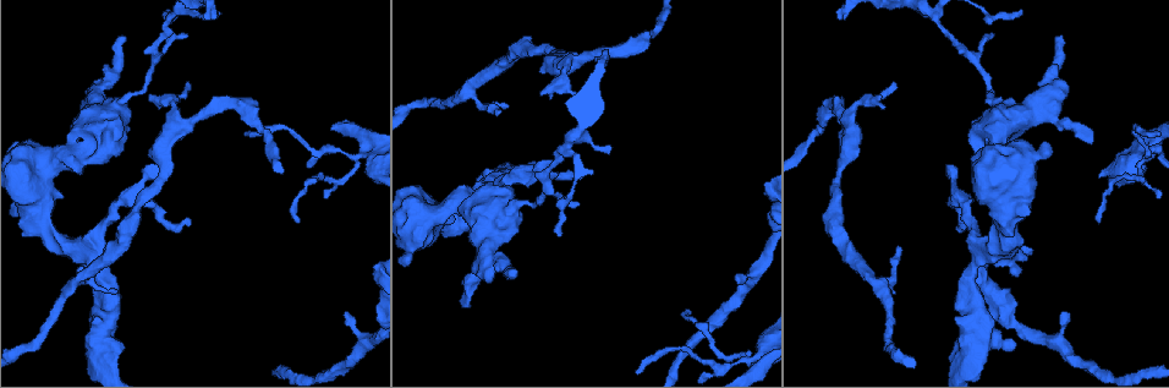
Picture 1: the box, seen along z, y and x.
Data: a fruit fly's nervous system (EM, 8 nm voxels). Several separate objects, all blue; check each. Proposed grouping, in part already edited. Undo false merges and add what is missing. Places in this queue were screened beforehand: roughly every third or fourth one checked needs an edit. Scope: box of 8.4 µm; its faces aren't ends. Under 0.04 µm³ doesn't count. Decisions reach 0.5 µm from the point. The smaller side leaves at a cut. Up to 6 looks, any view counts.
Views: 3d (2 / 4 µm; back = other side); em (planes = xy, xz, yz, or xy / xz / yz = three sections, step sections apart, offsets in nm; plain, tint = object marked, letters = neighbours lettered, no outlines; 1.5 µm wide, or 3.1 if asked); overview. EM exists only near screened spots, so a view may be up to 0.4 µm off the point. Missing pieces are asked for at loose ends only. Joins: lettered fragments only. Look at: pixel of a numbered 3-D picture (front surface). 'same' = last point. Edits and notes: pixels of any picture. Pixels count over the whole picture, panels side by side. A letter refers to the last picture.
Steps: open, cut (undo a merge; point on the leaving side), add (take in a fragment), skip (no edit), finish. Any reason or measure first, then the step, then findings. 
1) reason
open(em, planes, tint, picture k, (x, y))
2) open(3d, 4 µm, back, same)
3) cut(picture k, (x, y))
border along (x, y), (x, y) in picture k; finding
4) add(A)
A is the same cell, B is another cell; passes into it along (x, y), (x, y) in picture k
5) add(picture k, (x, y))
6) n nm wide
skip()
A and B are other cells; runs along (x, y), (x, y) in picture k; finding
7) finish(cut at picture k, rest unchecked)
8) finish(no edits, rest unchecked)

free end
open(em, planes, tint, picture 1, (542, 96))

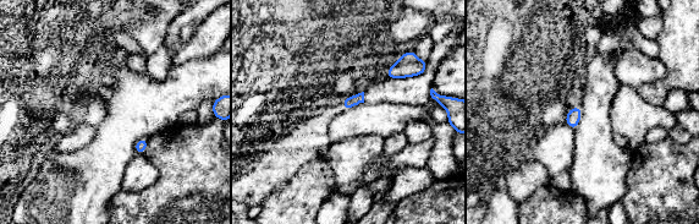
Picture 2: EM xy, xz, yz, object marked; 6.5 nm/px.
open(em, planes, letters, same)

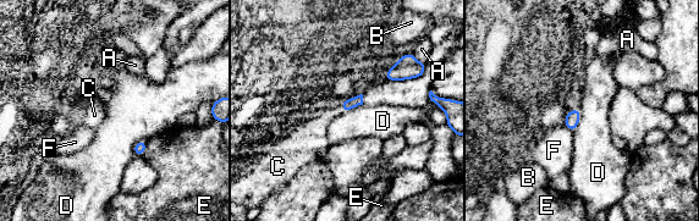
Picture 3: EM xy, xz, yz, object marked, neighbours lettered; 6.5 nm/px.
add(C)
C is the same cell, A, B, D, E and F are other cells; it goes on there

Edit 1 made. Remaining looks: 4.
calibre changes
open(em, yz, step 8, letters, picture 1, (509, 217))

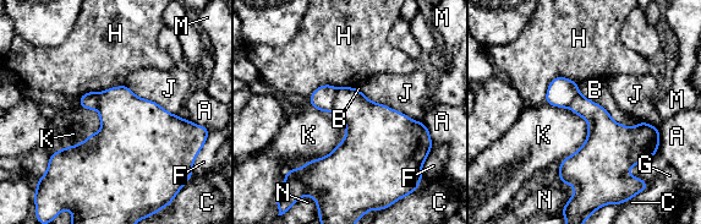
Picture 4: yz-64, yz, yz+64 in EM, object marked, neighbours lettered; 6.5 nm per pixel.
300 nm wide
cut(picture 4, (323, 97))
A, B, C, F, G, H, J, K, M and N are other cells; two neurons meet here

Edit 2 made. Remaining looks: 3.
open(overview)

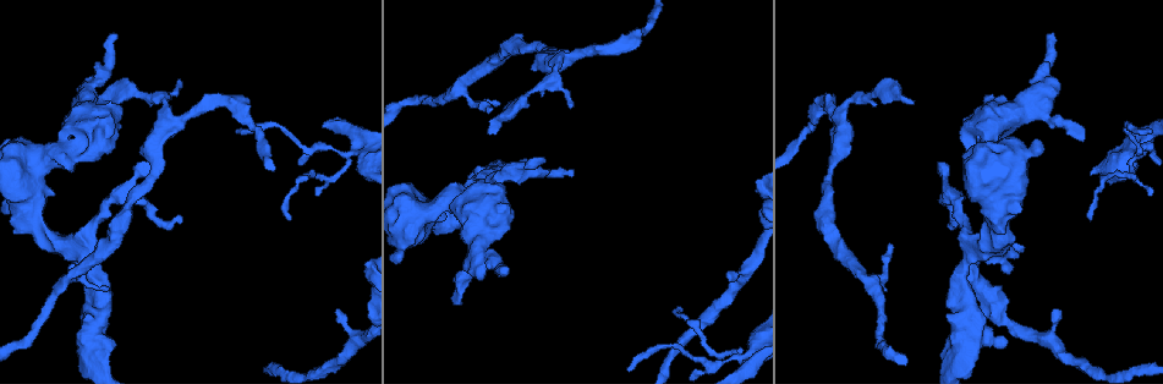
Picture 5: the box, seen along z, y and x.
a narrow waist
open(em, planes, tint, picture 5, (742, 355))

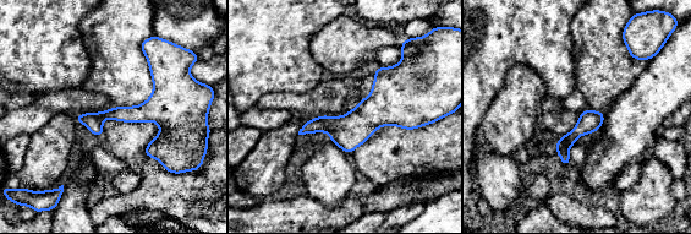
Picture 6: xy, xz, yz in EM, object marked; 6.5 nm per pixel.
open(em, planes, letters, same)

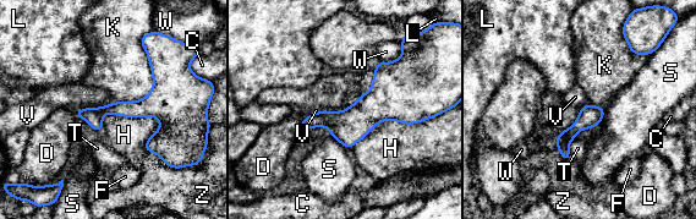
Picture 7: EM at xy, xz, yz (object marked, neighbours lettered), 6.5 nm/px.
skip()
C, D, F, H, K, L, S, T, V, W and Z are other cells; border along (160, 121), (105, 114), (102, 131) in picture 7; continuous, no second neuron

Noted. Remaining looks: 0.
finish(add at picture 3, cut at picture 4, rest unchecked)

